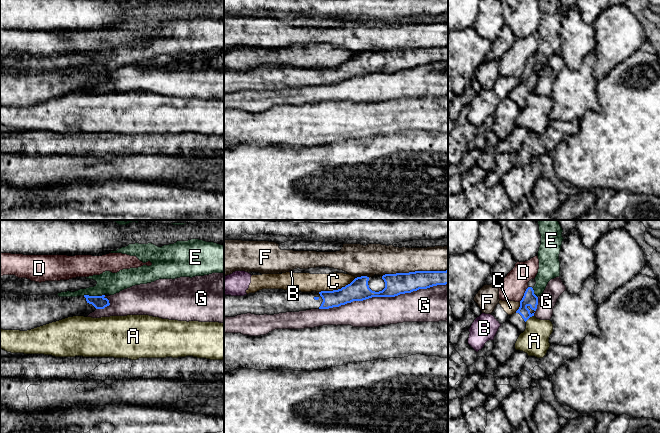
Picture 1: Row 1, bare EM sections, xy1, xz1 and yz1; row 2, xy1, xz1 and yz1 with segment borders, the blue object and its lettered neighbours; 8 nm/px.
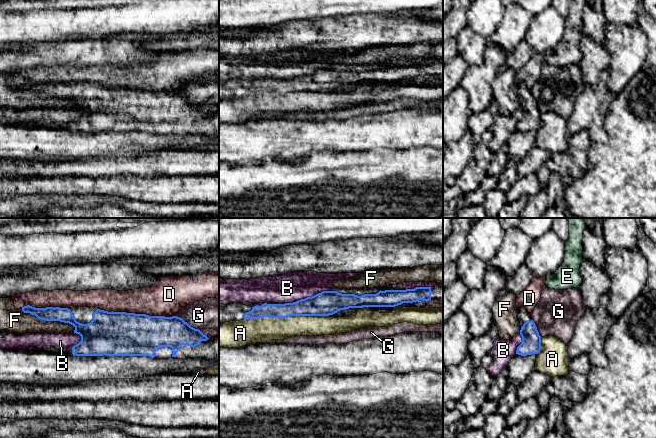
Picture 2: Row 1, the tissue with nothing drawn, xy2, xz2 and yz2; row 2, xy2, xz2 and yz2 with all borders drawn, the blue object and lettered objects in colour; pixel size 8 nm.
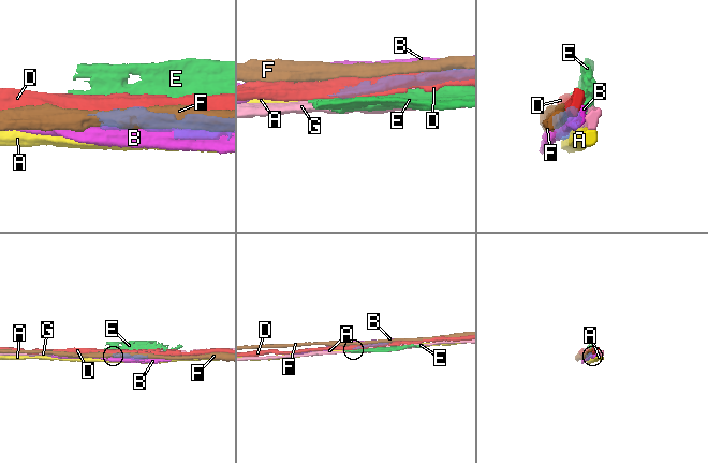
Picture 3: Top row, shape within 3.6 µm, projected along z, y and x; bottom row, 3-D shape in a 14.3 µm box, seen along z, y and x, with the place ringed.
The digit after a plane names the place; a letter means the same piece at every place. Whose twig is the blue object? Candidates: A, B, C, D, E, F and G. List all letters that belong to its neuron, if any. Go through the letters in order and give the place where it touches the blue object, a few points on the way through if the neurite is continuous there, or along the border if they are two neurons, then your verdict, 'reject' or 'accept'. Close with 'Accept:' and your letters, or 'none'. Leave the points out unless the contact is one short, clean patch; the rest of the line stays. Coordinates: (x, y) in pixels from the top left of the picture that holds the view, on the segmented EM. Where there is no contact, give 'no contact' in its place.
A: contact xz2 (287, 316); reject
B: contact xz2 (307, 297); reject
C: contact xz1 (338, 289); border xz1 (355, 278), (340, 288), (321, 290), (319, 292); reject
D: contact xy2 (137, 314); reject
E: contact xy1 (91, 296); reject
F: contact xz1 (415, 271); reject
G: contact xz1 (383, 296); reject
Accept: none

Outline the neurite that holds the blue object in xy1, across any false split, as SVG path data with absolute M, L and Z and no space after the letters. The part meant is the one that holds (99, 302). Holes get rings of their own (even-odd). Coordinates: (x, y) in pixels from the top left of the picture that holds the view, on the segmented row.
M0 290L0 329L27 331L68 317L87 317L96 309L104 309L109 305L109 300L105 295L59 297L58 295L42 294L23 297Z

